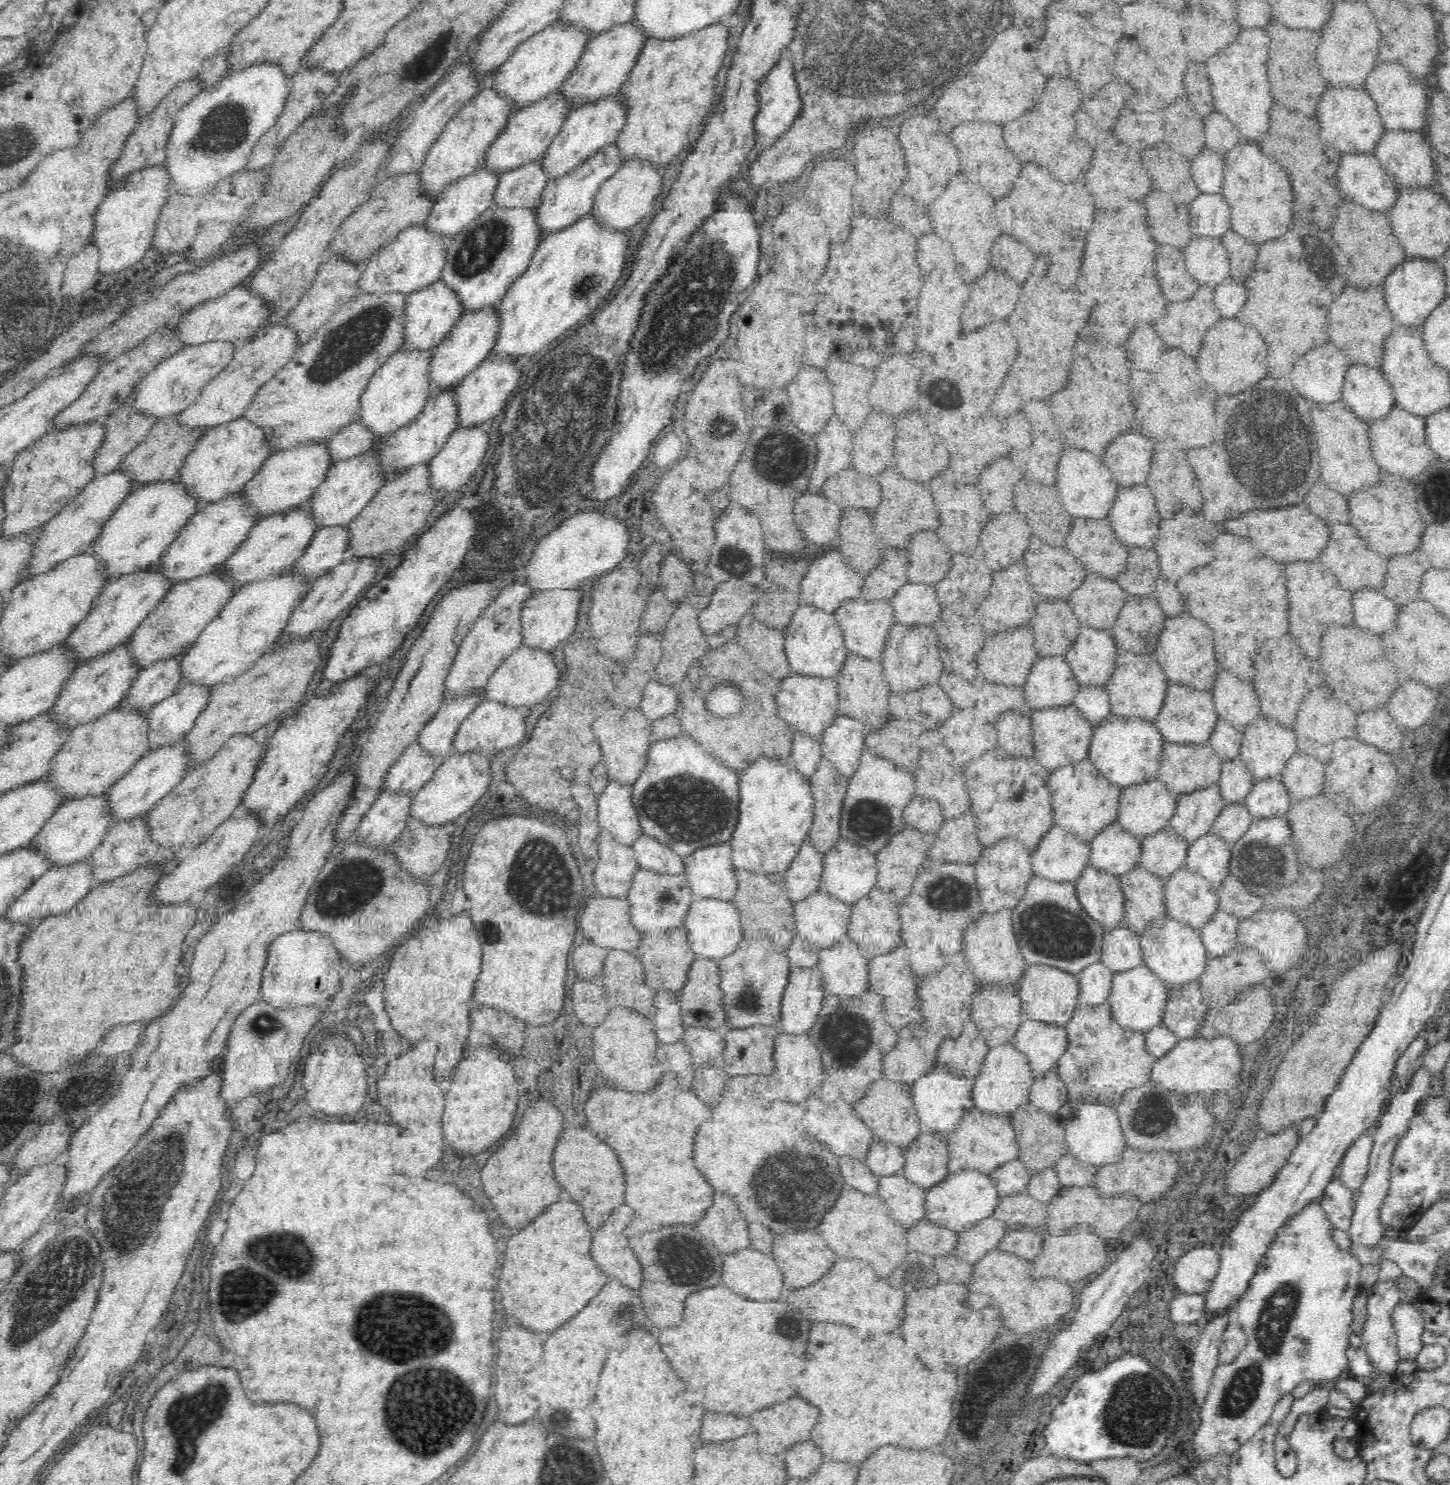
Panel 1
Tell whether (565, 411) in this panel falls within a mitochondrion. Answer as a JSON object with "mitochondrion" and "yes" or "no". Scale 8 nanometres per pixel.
{"mitochondrion":"yes"}

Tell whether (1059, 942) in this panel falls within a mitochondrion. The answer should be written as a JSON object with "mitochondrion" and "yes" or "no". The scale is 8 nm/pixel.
{"mitochondrion":"yes"}

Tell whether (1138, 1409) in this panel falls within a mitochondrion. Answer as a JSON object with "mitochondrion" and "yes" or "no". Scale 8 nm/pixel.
{"mitochondrion":"yes"}

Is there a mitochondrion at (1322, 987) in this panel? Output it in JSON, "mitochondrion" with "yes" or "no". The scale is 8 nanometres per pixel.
{"mitochondrion":"no"}

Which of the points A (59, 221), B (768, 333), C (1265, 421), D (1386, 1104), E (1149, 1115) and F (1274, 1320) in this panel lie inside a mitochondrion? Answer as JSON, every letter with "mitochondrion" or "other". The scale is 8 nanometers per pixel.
{"A":"other","B":"other","C":"mitochondrion","D":"other","E":"mitochondrion","F":"mitochondrion"}

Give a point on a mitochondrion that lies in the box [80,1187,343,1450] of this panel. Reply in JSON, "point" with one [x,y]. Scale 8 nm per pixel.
{"point":[256,1292]}

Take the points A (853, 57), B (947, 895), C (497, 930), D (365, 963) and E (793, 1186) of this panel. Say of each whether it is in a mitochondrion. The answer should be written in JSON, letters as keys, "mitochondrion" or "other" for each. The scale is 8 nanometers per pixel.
{"A":"mitochondrion","B":"mitochondrion","C":"mitochondrion","D":"other","E":"mitochondrion"}

